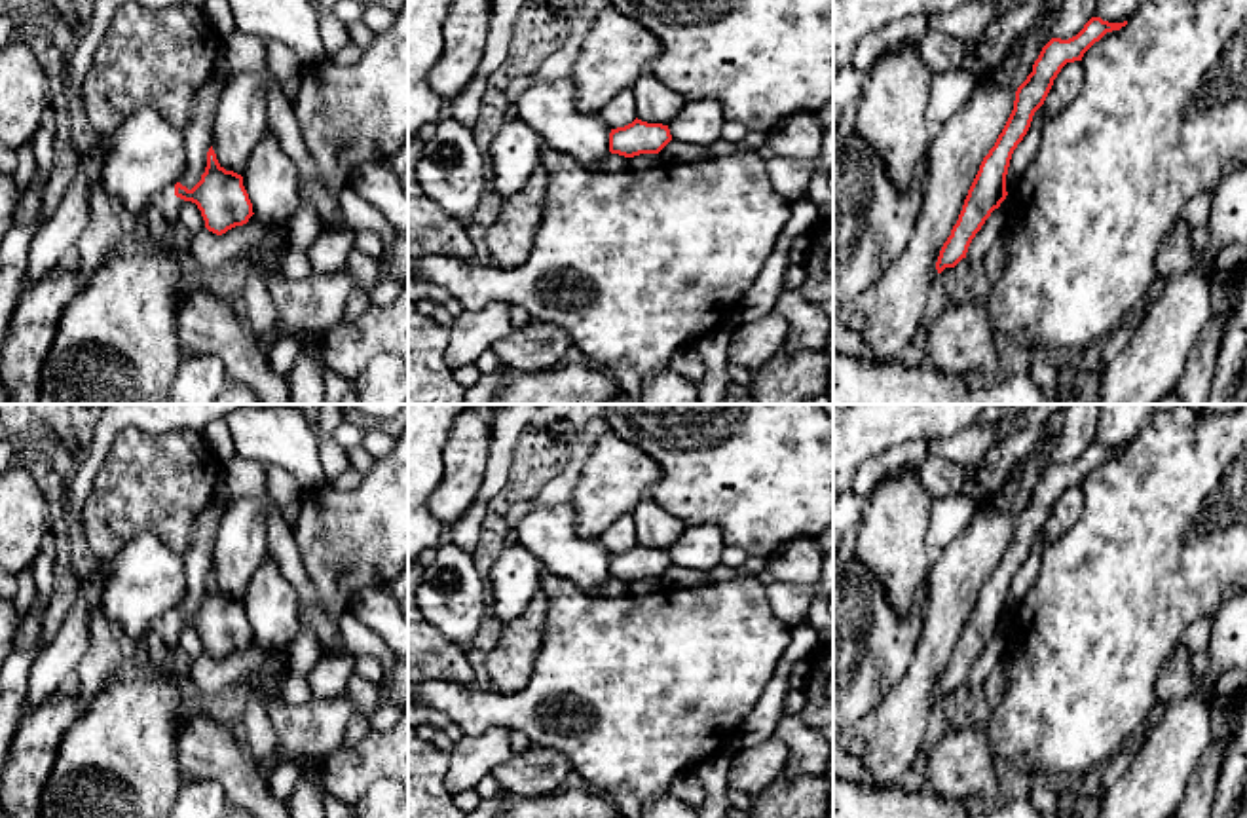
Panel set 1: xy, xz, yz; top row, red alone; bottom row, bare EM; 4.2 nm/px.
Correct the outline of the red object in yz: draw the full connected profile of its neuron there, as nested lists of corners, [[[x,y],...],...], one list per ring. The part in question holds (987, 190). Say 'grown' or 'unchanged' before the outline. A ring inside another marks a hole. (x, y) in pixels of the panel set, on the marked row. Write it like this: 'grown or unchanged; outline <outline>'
unchanged; outline [[[1091,17],[1076,36],[1069,40],[1052,38],[1042,47],[1033,65],[1033,72],[1017,87],[1014,110],[995,146],[983,158],[964,199],[959,220],[940,251],[936,262],[938,273],[945,268],[955,268],[962,258],[966,258],[976,233],[981,230],[991,213],[1006,199],[1006,175],[1012,154],[1027,135],[1034,112],[1044,104],[1061,68],[1067,63],[1082,61],[1084,53],[1107,32],[1120,30],[1126,25],[1127,21],[1108,23],[1101,17]]]

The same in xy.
grown; outline [[[213,146],[207,152],[205,173],[192,190],[180,182],[169,184],[156,199],[167,224],[178,222],[180,209],[186,201],[197,205],[205,220],[205,228],[216,235],[247,224],[254,214],[249,194],[243,186],[243,177],[233,171],[226,171],[218,163]]]

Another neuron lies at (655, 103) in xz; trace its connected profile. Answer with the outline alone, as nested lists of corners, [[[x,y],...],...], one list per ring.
[[[645,72],[632,87],[636,116],[647,123],[668,125],[681,110],[687,97],[664,85],[657,76]]]

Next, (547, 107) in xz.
[[[535,78],[516,99],[511,114],[539,133],[552,150],[573,156],[585,167],[611,154],[611,127],[600,114],[575,108],[571,78]]]

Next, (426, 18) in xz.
[[[408,0],[408,142],[423,125],[446,116],[444,99],[429,85],[429,72],[444,49],[450,6],[452,0]]]

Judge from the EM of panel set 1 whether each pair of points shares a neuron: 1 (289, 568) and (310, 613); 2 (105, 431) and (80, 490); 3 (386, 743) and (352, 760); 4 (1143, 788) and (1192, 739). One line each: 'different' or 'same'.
1: same
2: same
3: same
4: same

